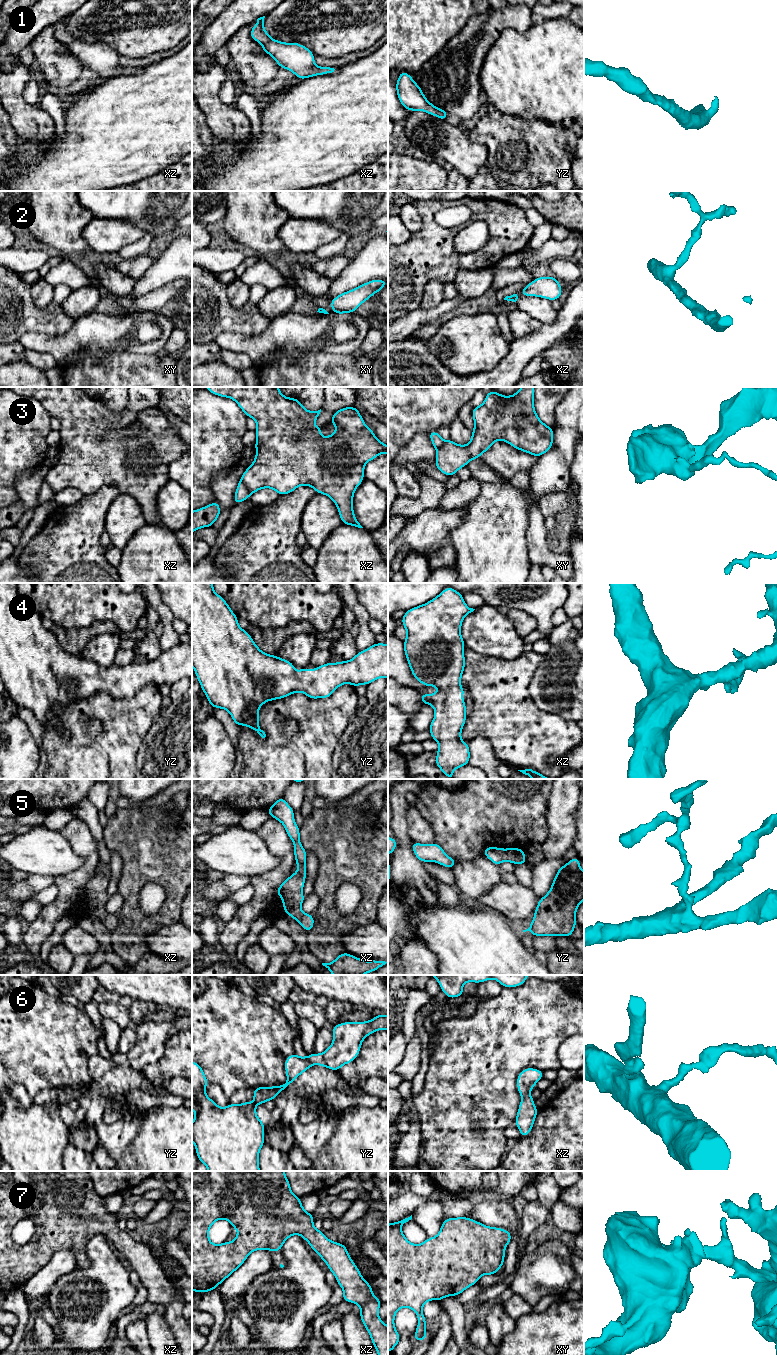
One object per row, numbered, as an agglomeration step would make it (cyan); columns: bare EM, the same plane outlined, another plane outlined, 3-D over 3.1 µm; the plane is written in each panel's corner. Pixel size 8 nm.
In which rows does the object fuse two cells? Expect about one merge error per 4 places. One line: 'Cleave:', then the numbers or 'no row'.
Cleave: 3

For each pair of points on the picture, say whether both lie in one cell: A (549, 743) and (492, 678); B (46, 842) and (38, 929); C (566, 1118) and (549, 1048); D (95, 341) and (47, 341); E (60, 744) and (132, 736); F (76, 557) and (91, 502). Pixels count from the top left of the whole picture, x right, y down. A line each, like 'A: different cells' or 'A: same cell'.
A: same cell
B: different cells
C: different cells
D: same cell
E: same cell
F: same cell

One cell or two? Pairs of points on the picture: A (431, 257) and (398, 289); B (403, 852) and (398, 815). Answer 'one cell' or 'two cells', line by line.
A: one cell
B: one cell

